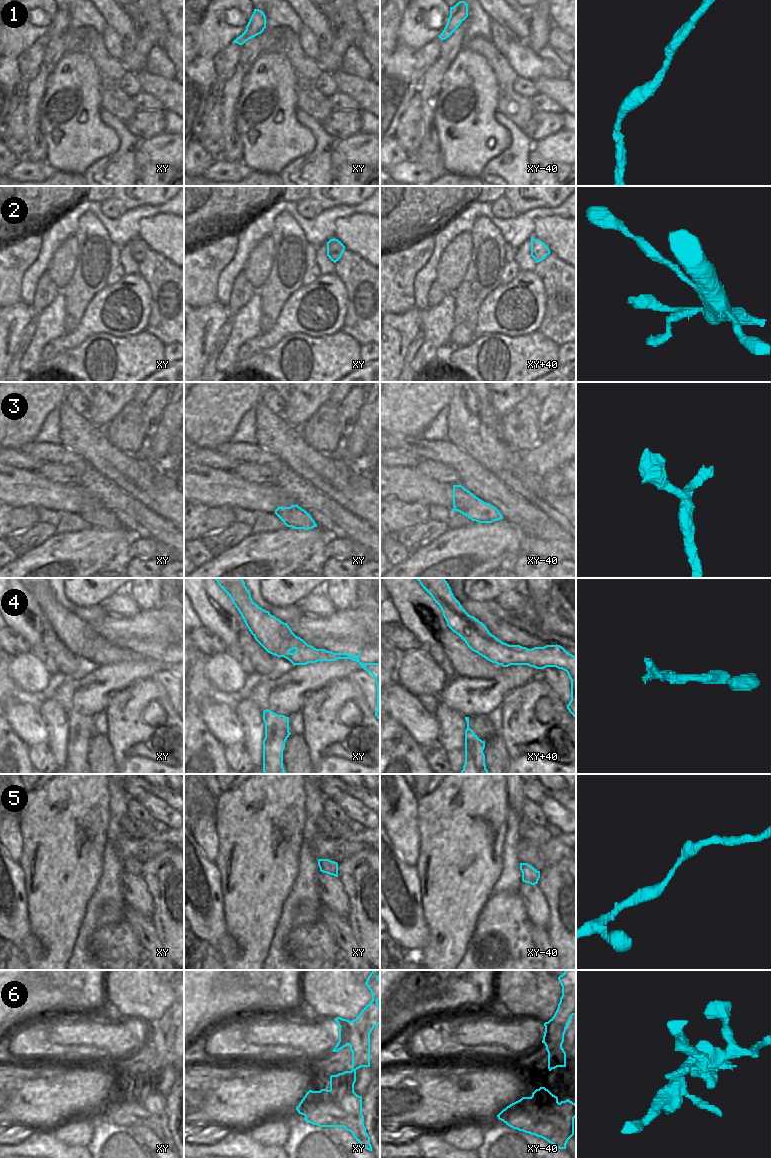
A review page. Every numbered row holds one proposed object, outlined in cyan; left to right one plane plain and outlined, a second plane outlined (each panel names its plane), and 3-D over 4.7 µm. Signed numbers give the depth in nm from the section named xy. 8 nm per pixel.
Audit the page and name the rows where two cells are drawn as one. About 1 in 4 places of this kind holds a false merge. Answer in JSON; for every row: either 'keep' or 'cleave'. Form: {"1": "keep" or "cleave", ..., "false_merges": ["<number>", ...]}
{"1": "keep", "2": "keep", "3": "keep", "4": "cleave", "5": "keep", "6": "cleave", "false_merges": ["4", "6"]}

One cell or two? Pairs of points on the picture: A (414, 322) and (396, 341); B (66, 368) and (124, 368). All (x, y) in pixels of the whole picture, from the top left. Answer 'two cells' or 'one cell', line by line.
A: one cell
B: one cell

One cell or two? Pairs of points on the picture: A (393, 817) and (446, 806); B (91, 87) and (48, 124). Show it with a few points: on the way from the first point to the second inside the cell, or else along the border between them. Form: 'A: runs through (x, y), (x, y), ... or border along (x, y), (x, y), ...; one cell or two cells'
A: border along (417, 799), (417, 829), (420, 835); two cells
B: runs through (80, 106), (71, 120), (71, 131), (57, 143); one cell

